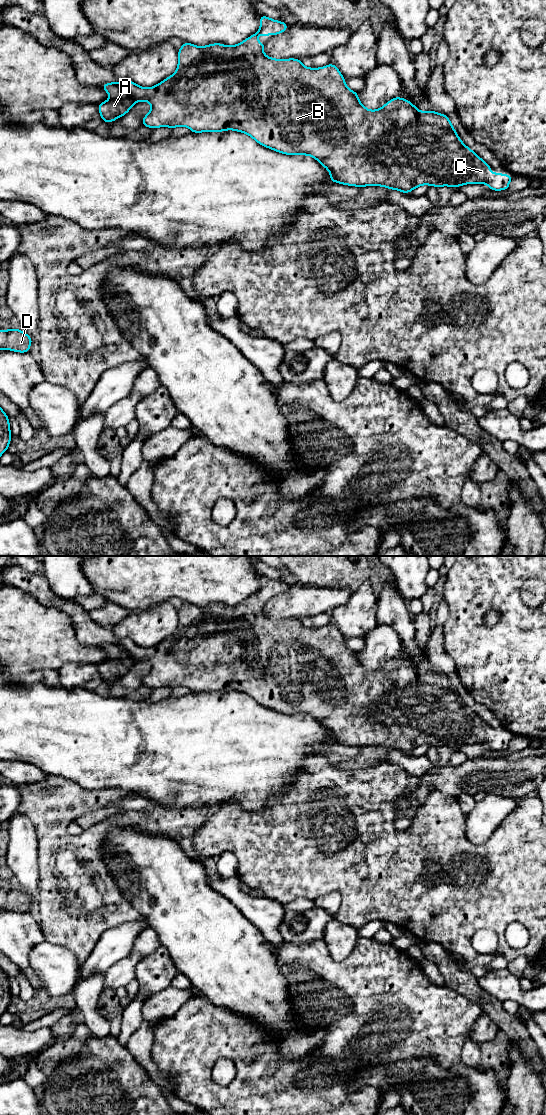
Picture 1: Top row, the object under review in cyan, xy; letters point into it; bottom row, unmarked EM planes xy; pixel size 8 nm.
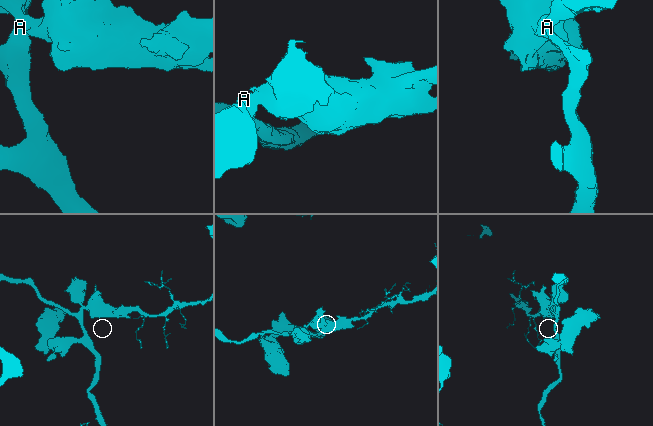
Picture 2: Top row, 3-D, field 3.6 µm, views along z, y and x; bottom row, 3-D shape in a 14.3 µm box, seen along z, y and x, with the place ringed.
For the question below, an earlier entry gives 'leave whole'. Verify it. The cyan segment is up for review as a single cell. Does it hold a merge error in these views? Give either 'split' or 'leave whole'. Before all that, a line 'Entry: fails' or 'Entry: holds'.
Entry: fails
split

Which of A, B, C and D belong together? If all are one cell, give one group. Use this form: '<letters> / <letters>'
A D / B C

